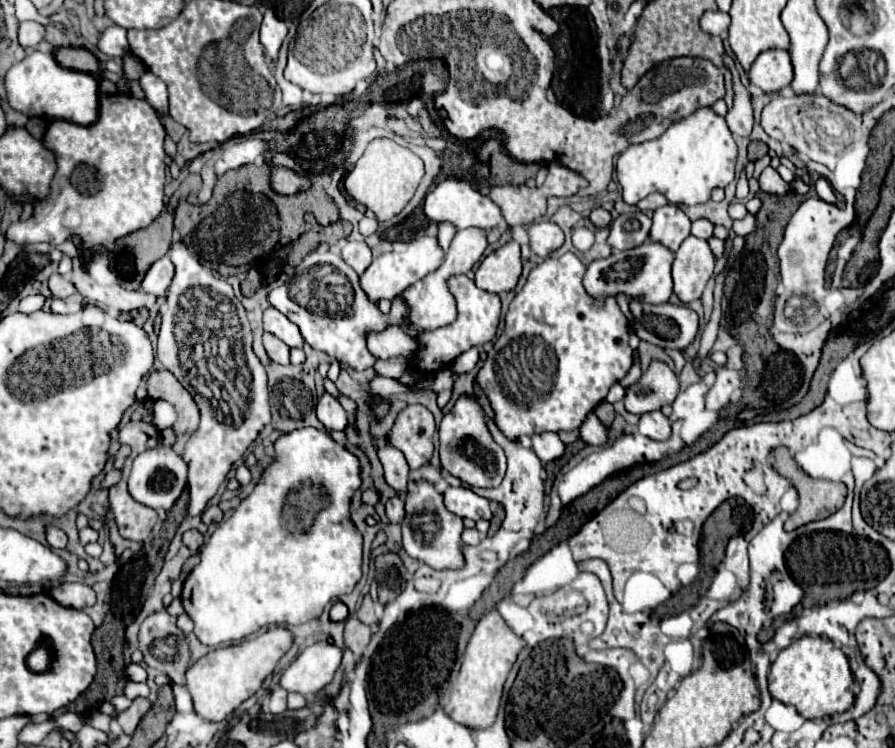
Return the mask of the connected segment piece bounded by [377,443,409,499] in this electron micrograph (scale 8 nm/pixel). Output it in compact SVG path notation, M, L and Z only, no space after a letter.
M389 443L377 445L377 453L379 453L379 459L381 459L383 469L385 469L387 485L393 487L401 499L405 499L405 495L407 495L407 473L409 473L409 465L405 463L405 457L401 455L401 451L391 447Z

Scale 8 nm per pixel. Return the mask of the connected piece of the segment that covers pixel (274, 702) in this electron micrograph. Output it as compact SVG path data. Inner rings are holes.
M277 689L271 693L271 701L269 701L269 713L279 715L287 709L287 691L285 689Z

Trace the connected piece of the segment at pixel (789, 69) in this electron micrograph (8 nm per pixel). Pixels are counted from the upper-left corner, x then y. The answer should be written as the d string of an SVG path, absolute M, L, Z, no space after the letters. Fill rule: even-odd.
M763 51L749 69L749 81L765 93L777 93L793 81L793 65L787 51Z

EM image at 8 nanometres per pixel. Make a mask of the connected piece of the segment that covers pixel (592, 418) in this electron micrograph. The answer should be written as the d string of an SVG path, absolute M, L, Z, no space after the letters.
M591 413L579 429L581 439L589 445L605 445L609 437L609 425L603 425L595 413Z

